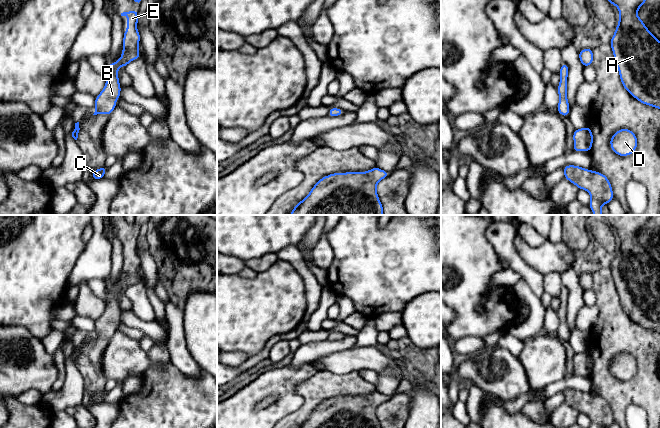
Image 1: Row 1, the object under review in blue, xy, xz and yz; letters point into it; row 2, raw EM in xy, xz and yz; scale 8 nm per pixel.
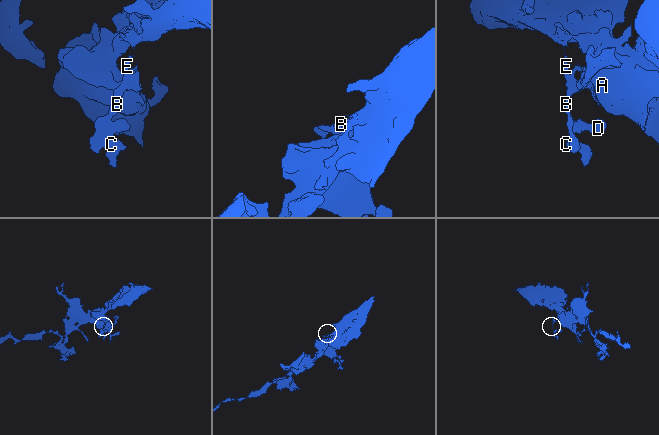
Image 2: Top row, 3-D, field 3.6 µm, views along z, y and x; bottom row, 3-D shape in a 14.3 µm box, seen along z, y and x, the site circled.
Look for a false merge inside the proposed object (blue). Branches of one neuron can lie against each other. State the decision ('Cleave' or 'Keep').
Keep

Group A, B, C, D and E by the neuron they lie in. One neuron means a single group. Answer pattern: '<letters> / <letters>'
A B C D E

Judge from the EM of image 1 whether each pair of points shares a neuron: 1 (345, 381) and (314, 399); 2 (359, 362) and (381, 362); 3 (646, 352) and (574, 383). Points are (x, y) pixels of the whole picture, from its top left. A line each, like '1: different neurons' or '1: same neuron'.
1: same neuron
2: same neuron
3: different neurons

